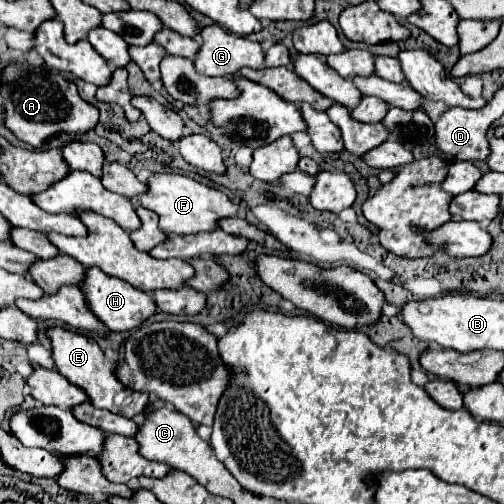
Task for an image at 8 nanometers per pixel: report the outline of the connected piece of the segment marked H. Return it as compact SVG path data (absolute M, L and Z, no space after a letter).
M87 267L85 269L85 277L79 283L79 289L85 295L87 307L111 331L131 331L131 329L139 327L147 317L151 317L155 313L155 309L157 309L157 305L155 305L155 301L153 301L153 297L149 293L135 289L127 281L121 281L117 277L111 277L111 275L105 275L97 267Z

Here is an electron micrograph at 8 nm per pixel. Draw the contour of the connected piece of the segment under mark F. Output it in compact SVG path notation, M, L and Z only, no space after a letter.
M153 173L145 185L147 191L143 195L135 195L131 203L155 211L159 215L159 229L167 235L211 231L217 229L219 219L237 215L237 205L225 193L179 173Z

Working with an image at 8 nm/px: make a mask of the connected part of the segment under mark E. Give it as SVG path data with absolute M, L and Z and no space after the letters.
M49 327L47 337L51 341L51 353L53 353L51 359L57 367L57 371L63 377L67 377L75 387L83 389L95 407L107 409L111 413L117 413L117 415L123 415L129 419L147 409L147 403L149 403L147 393L127 389L123 383L119 383L119 379L113 373L115 371L113 365L103 355L103 351L99 349L99 345L93 337L83 335L83 333L75 333L75 331L67 331L63 327Z

